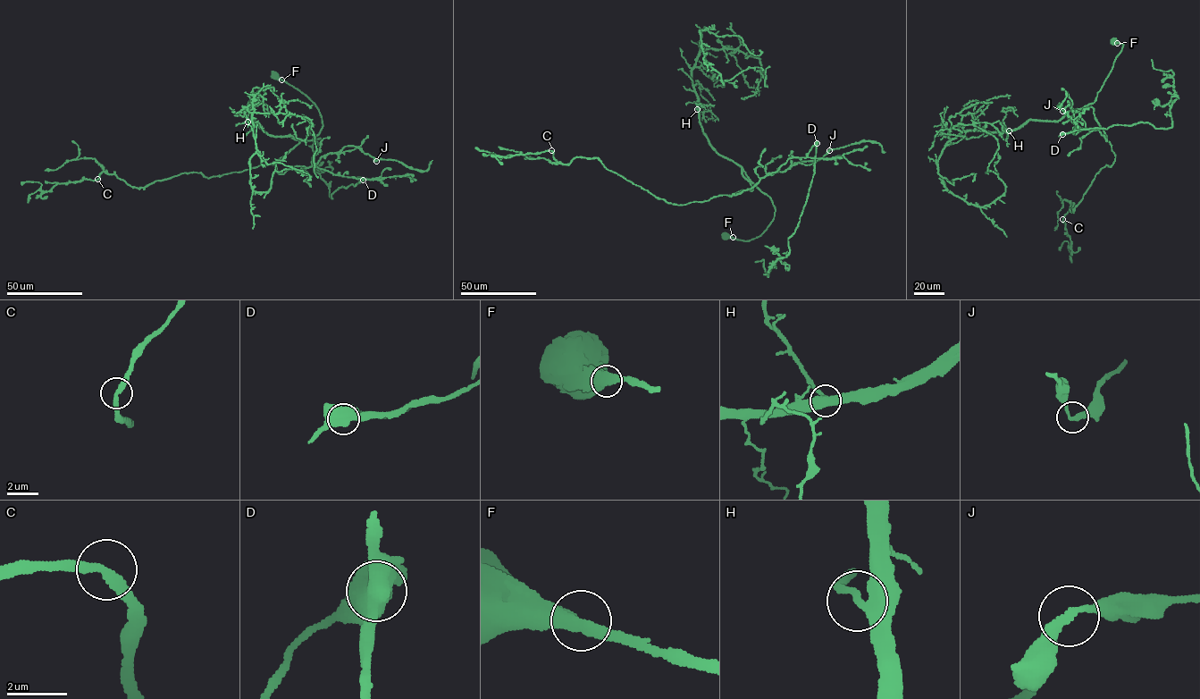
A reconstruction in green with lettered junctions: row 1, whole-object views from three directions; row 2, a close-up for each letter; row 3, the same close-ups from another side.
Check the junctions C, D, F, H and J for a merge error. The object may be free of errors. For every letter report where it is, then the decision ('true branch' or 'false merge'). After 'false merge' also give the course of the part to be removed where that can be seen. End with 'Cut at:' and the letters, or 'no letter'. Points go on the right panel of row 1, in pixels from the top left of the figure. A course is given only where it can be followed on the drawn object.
C: at (1062, 219); true branch
D: at (1062, 134); false merge; foreign part runs (1061, 134), (1141, 122), (1156, 129), (1172, 126), (1170, 108), (1177, 97), (1173, 73), (1155, 70), (1152, 59)
F: at (1117, 43); true branch
H: at (1009, 130); true branch
J: at (1062, 111); true branch
Cut at: D

